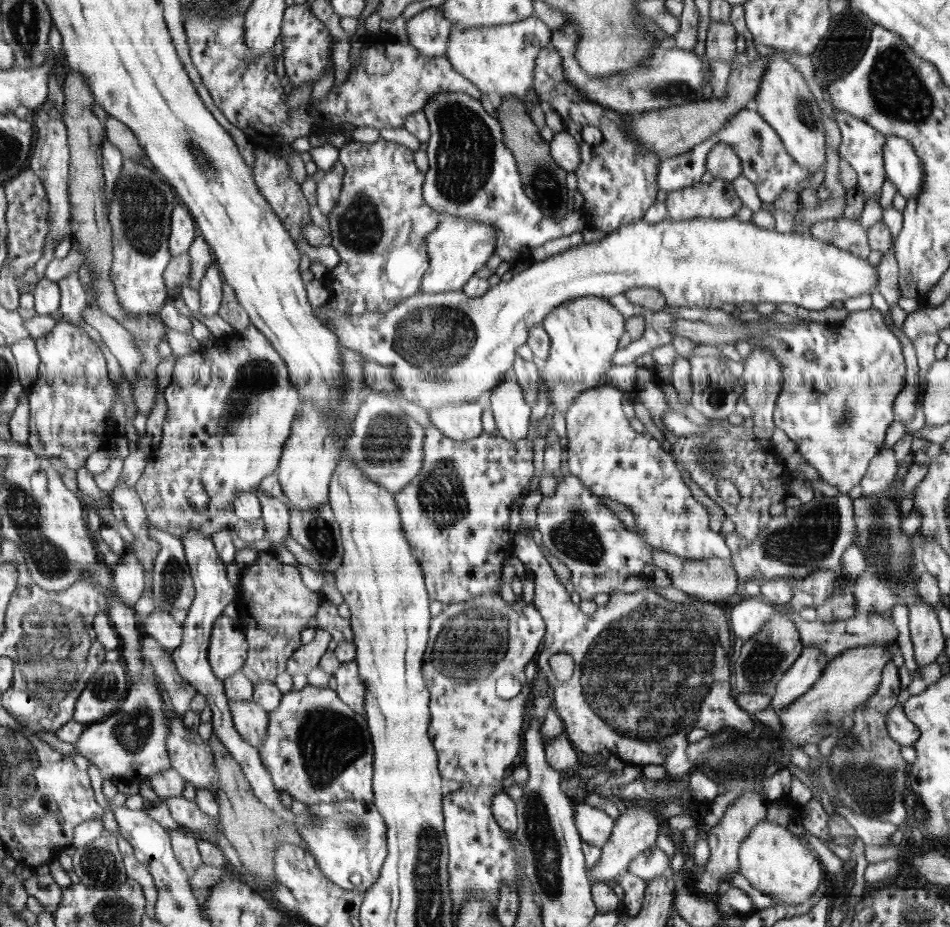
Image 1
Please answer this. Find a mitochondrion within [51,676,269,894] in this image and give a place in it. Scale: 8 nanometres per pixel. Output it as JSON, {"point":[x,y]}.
{"point":[134,728]}

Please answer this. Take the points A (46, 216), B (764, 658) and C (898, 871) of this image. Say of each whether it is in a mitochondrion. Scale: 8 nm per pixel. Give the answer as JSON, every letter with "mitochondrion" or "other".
{"A":"other","B":"mitochondrion","C":"other"}

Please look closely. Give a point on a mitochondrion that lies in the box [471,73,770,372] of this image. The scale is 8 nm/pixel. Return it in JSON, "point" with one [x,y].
{"point":[546,187]}

